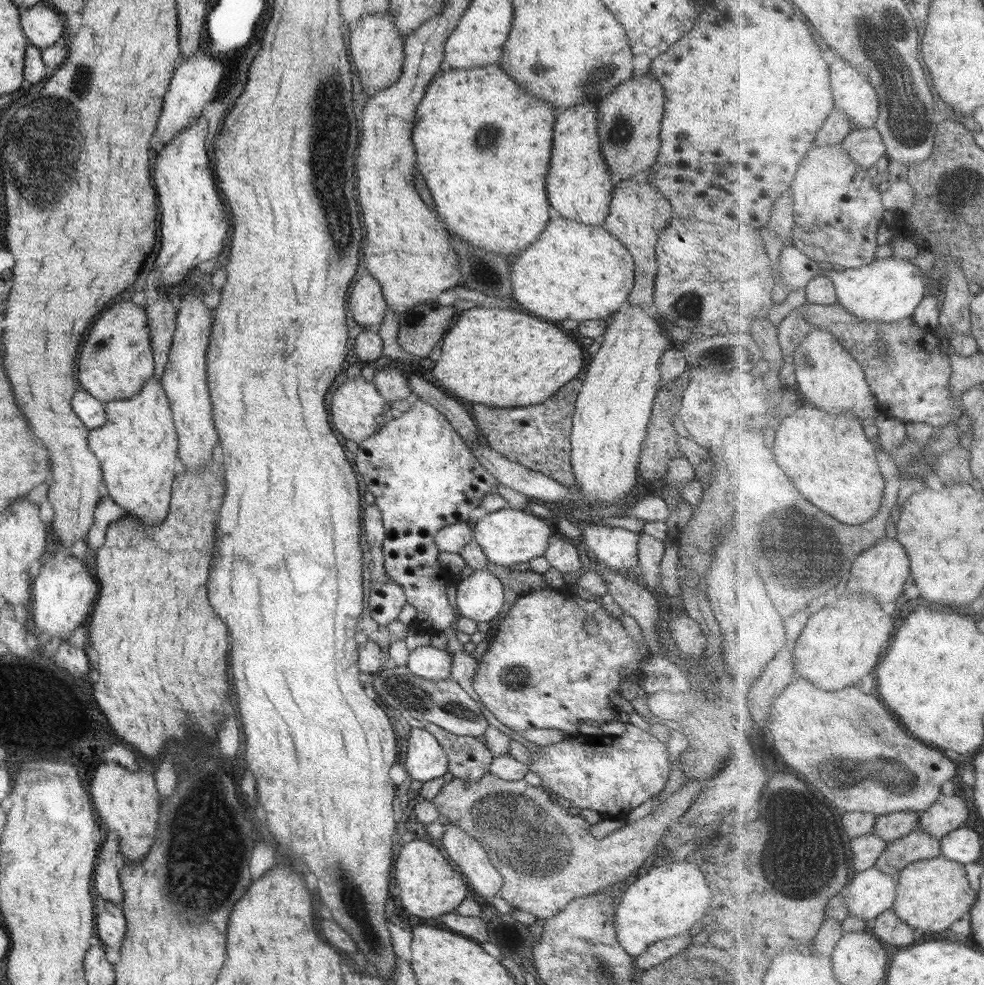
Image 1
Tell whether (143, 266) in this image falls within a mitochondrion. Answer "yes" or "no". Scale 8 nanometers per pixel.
no

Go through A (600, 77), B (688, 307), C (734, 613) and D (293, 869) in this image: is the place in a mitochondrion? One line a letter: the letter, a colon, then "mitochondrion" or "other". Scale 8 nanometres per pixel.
A: mitochondrion
B: mitochondrion
C: other
D: other

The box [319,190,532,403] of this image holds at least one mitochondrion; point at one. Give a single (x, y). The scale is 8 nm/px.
(485, 275)

